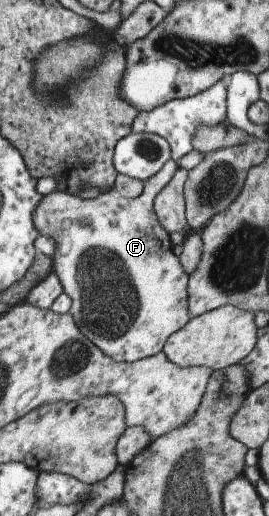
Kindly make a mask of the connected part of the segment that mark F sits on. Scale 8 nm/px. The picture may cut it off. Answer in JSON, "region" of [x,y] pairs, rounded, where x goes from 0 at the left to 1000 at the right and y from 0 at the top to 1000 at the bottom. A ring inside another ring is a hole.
{"region":[[[632,306],[580,337],[569,337],[535,353],[539,362],[532,364],[528,376],[494,386],[457,382],[439,376],[424,364],[390,374],[372,374],[338,386],[286,382],[249,372],[197,370],[164,378],[160,386],[149,386],[145,397],[134,399],[123,415],[123,432],[145,453],[178,457],[178,461],[193,461],[193,465],[208,469],[208,483],[190,498],[197,508],[193,527],[223,541],[238,566],[253,570],[268,581],[253,607],[268,610],[297,643],[305,643],[335,663],[346,663],[394,690],[420,694],[431,702],[487,703],[587,686],[617,667],[621,655],[654,641],[665,641],[710,616],[695,576],[695,554],[703,548],[699,529],[680,521],[665,498],[647,494],[636,484],[647,475],[647,459],[632,455],[621,446],[606,444],[569,401],[580,378],[632,353],[632,347],[647,341],[662,326],[658,314]]]}

